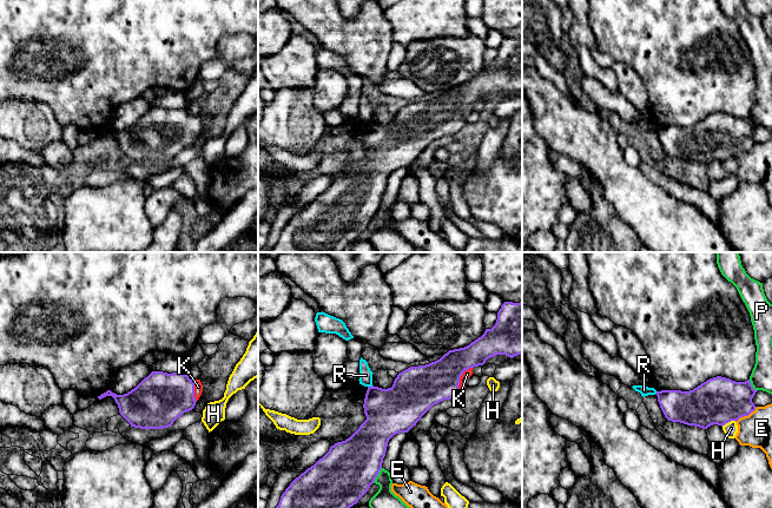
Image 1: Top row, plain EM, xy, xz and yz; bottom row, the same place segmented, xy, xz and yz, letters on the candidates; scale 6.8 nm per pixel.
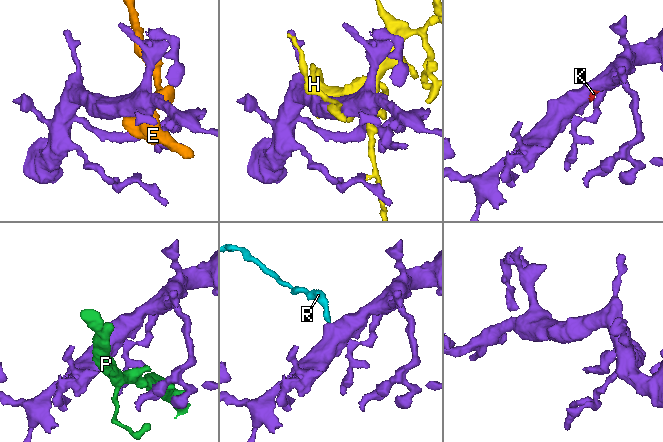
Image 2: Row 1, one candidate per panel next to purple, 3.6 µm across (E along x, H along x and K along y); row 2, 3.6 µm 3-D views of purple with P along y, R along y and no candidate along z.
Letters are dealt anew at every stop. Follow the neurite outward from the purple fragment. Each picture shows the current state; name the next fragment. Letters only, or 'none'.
K

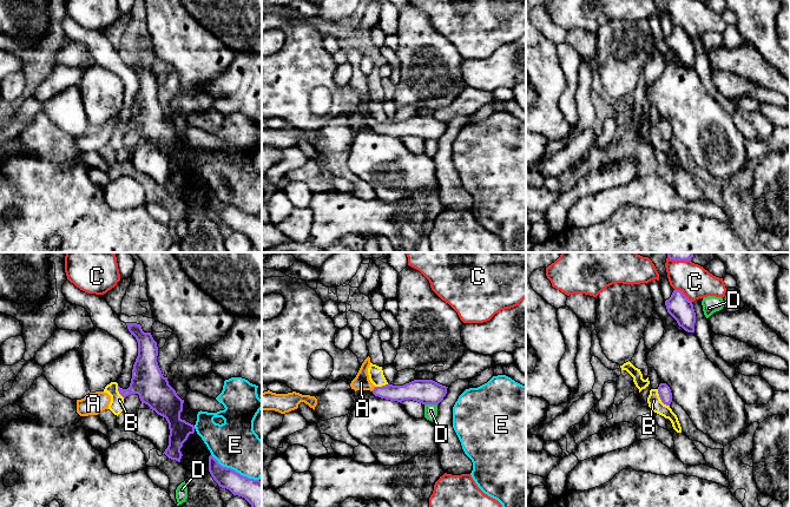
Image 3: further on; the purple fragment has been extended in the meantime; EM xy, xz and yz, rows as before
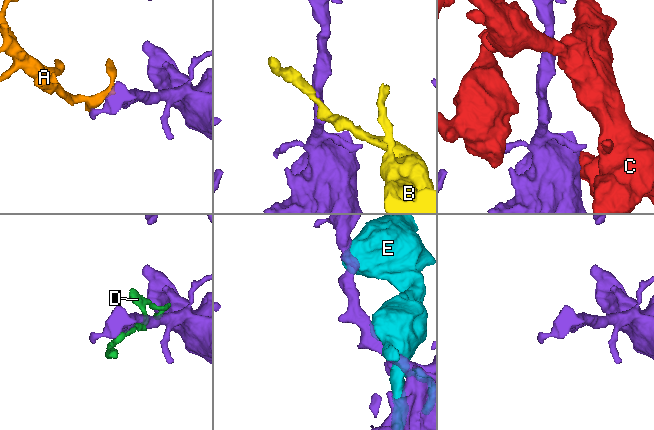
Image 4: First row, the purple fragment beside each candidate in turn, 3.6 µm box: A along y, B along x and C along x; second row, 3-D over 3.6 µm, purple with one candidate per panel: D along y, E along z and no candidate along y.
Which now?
A

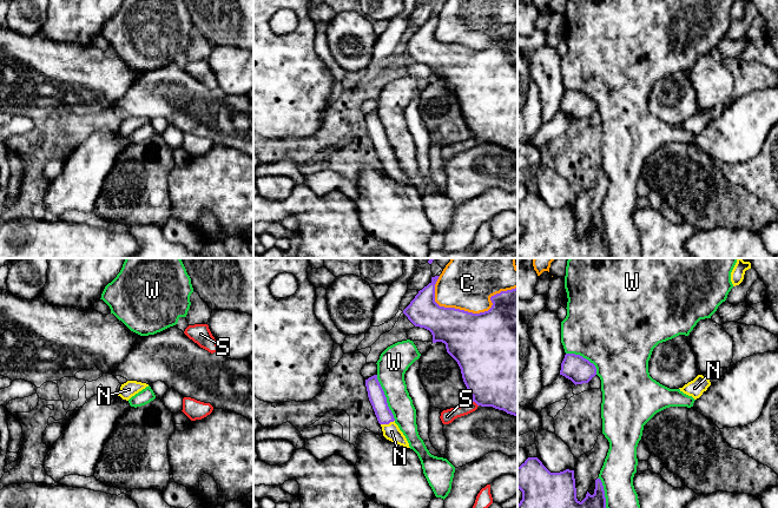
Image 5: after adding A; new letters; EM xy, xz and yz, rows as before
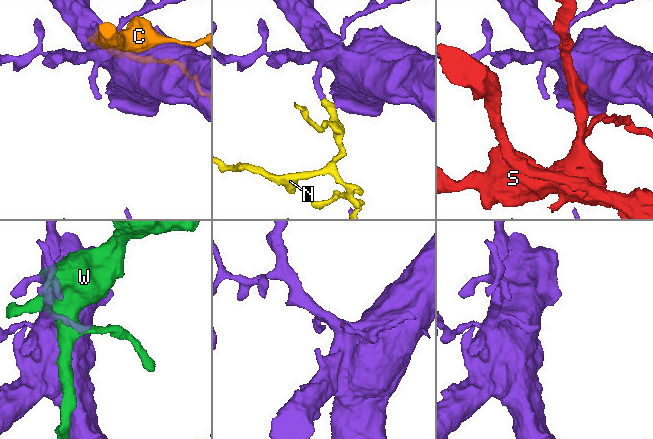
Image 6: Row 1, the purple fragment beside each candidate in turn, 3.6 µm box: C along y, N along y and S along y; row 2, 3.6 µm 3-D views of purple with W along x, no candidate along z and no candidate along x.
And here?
N

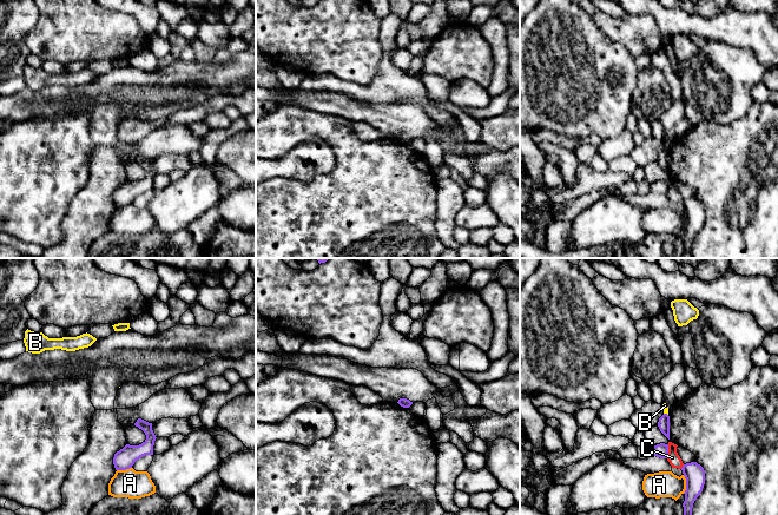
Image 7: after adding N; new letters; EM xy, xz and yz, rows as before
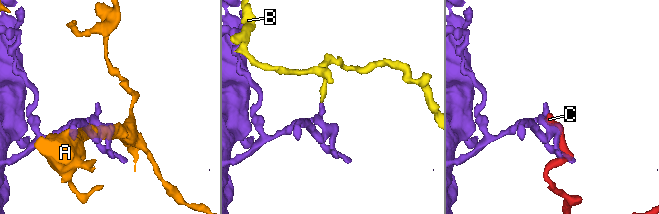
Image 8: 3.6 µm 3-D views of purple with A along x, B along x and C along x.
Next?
none

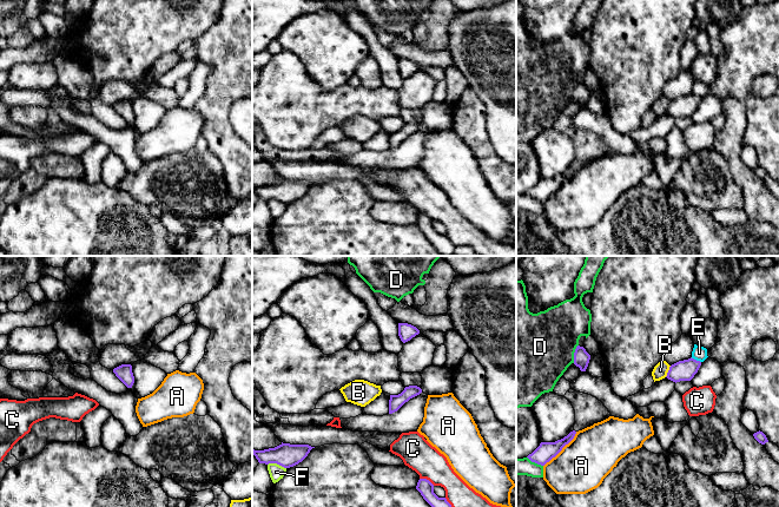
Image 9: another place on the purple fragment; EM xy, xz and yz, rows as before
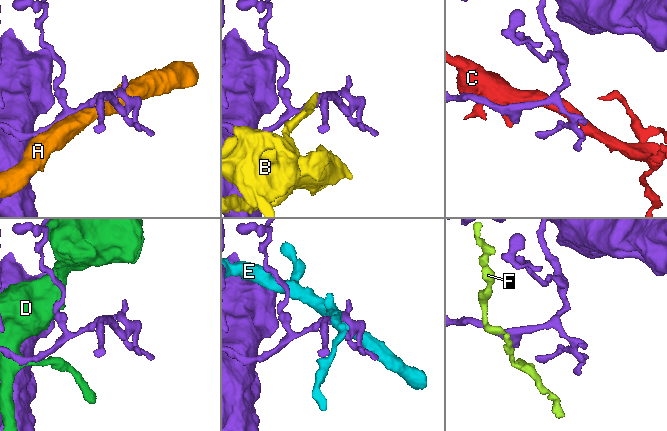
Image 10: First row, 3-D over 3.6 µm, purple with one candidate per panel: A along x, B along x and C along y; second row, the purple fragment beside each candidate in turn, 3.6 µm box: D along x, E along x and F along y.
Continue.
none

